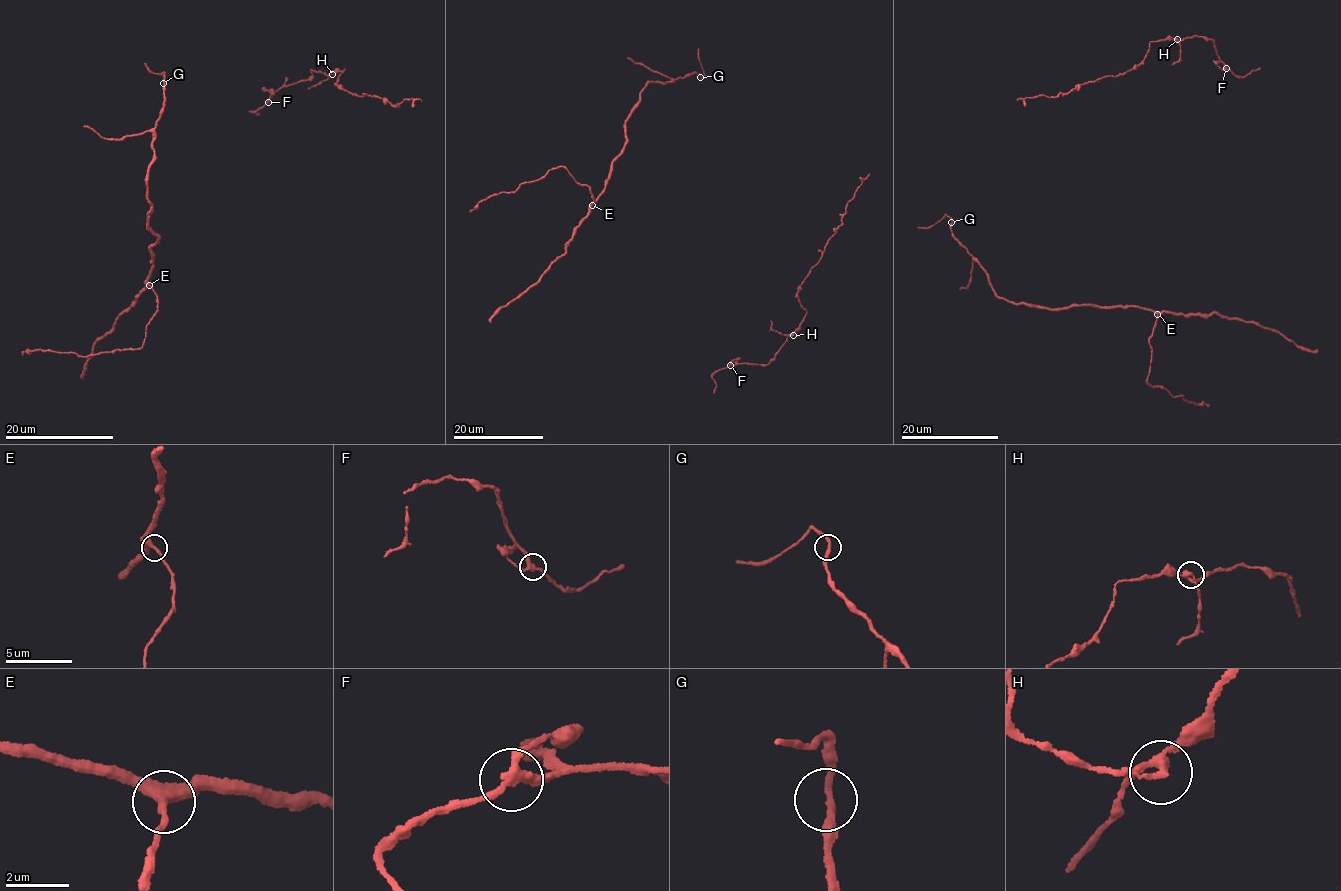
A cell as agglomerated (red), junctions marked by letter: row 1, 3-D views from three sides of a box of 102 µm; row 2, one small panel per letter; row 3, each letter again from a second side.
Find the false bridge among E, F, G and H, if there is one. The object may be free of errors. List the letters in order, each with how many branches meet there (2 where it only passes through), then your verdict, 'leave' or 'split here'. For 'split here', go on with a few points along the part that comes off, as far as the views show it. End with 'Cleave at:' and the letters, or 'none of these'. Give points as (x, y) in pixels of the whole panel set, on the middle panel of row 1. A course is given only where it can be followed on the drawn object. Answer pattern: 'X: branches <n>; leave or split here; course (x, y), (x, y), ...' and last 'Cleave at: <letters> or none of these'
E: branches 3; leave
F: branches 3; leave
G: branches 2; leave
H: branches 3; split here; course (792, 335), (775, 331), (772, 320)
Cleave at: H

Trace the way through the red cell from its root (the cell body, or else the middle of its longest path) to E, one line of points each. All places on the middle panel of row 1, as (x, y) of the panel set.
E: (701, 78), (696, 71), (665, 83), (647, 84), (625, 123), (626, 145), (612, 164), (604, 192), (592, 205)

